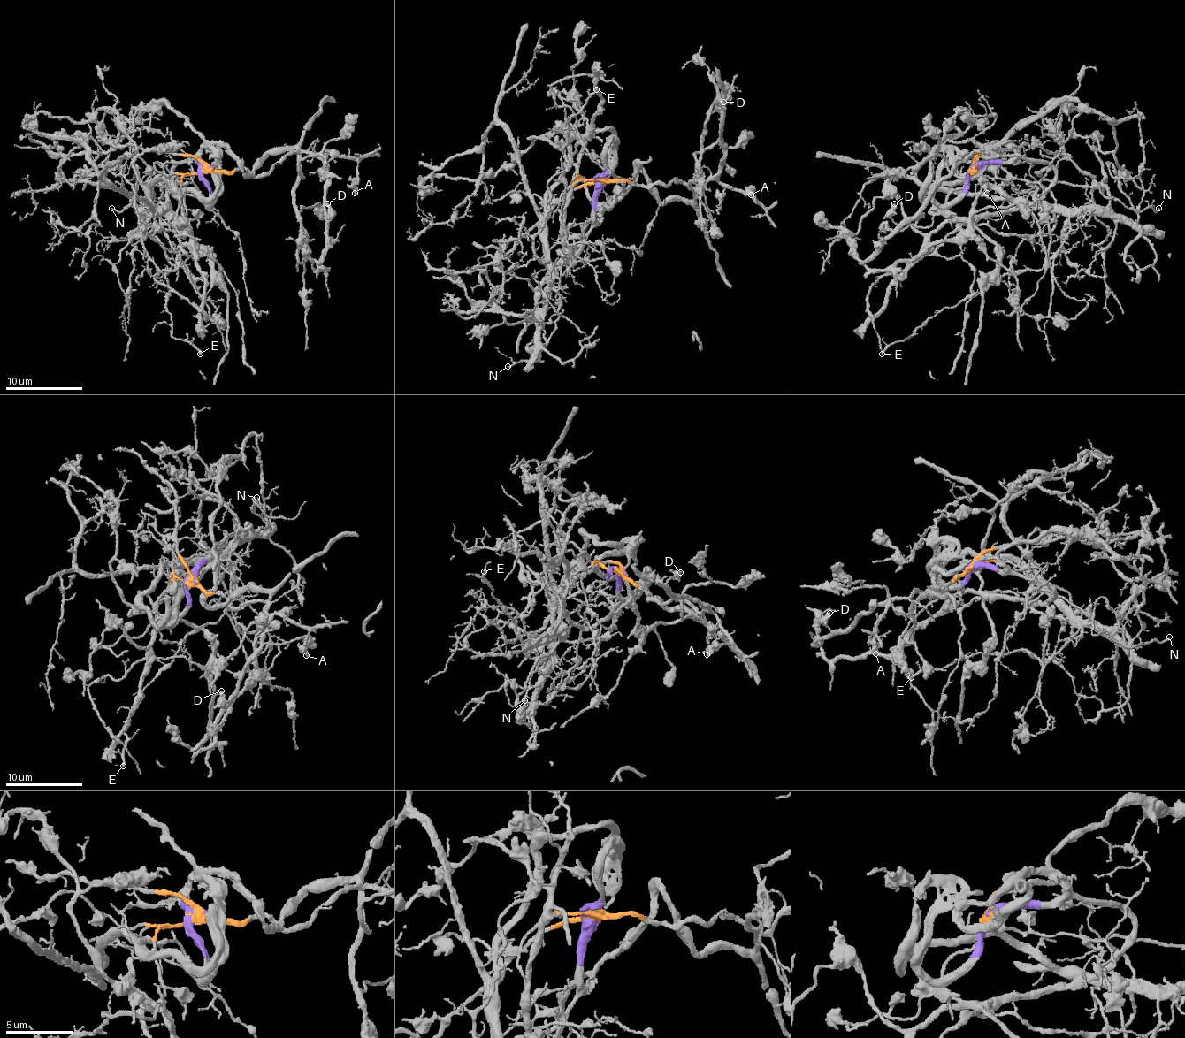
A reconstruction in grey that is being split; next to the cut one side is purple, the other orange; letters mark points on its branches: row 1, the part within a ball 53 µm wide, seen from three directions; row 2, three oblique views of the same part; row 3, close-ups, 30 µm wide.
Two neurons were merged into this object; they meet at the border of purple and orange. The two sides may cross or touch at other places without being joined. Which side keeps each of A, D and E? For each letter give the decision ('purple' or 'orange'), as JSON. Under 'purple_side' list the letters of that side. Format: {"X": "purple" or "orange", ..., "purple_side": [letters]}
{"A": "orange", "D": "orange", "E": "purple", "purple_side": ["E"]}

